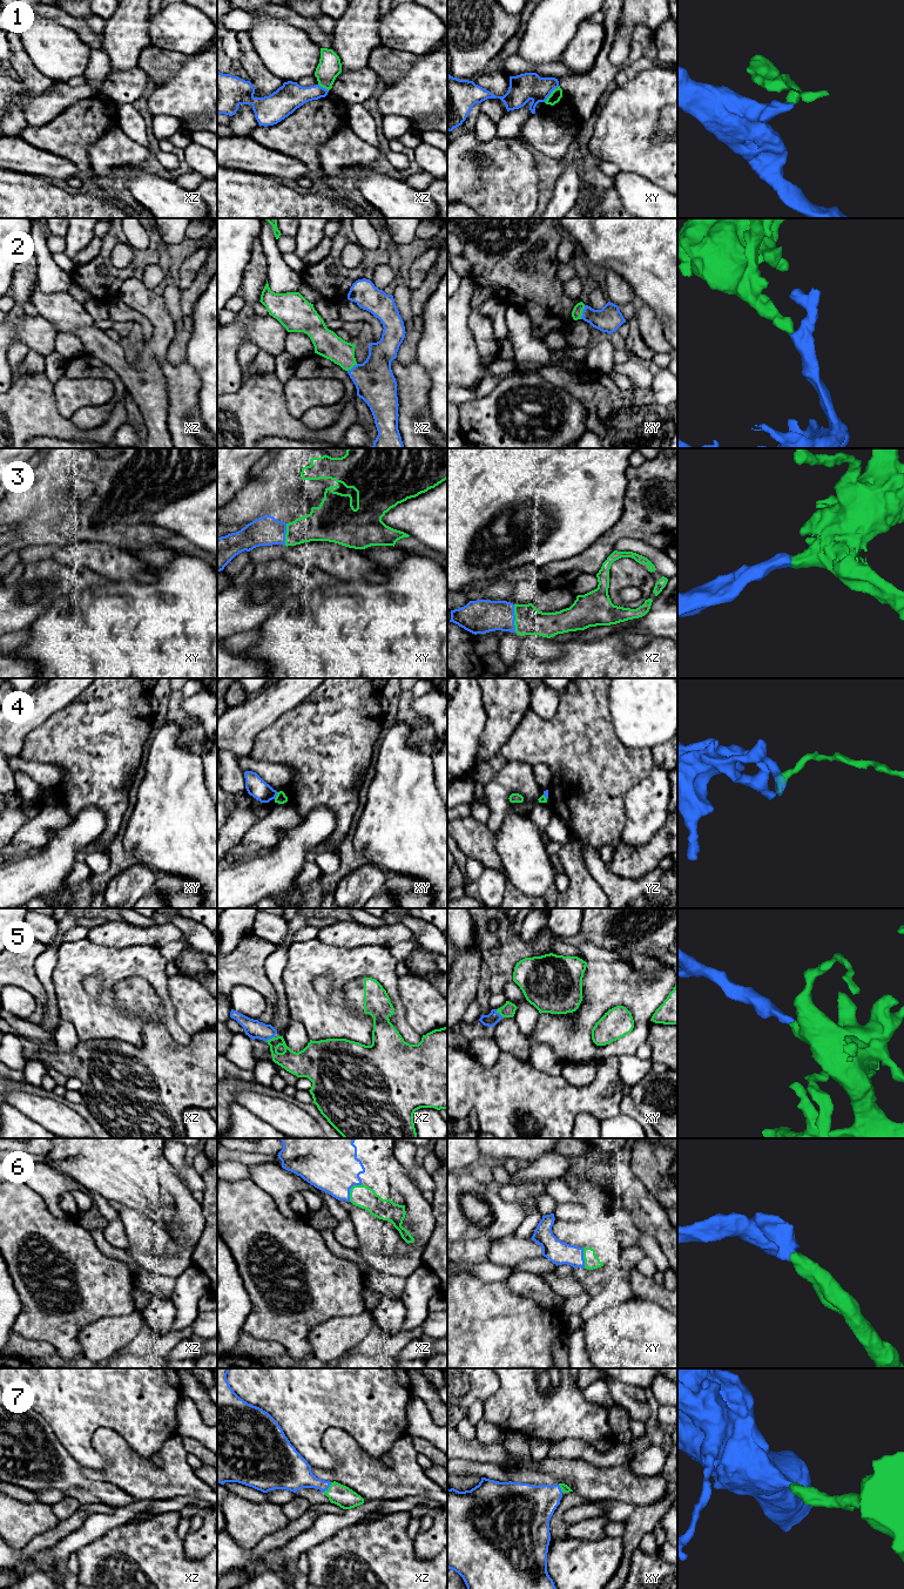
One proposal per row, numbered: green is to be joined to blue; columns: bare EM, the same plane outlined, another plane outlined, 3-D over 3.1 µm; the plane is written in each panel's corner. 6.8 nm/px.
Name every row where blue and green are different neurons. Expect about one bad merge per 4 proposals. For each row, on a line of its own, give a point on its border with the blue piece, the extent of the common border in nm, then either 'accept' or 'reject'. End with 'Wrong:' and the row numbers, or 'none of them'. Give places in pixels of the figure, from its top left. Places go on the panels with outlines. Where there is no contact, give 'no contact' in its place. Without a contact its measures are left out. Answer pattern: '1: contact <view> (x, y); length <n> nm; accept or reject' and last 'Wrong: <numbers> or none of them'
1: contact xy (551, 92); length 160 nm; reject
2: contact xy (582, 312); length 100 nm; accept
3: contact xz (514, 619); length 190 nm; accept
4: contact xy (276, 795); length 50 nm; reject
5: contact xy (498, 1013); length 80 nm; accept
6: contact xz (350, 1188); length 160 nm; accept
7: contact xz (328, 1487); length 90 nm; accept
Wrong: 1, 4

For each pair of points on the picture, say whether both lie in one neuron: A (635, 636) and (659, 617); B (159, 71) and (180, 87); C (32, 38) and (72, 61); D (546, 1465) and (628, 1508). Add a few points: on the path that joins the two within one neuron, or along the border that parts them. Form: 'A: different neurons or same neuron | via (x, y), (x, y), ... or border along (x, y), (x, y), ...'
A: same neuron | via (641, 631), (653, 623)
B: different neurons | border along (187, 58), (171, 76), (156, 85)
C: same neuron | via (41, 39), (62, 55)
D: different neurons | border along (604, 1501), (622, 1500), (636, 1506)

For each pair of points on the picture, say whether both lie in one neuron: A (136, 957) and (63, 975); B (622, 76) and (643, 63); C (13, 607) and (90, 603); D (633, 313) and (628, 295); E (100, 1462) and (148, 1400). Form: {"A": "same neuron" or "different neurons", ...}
{"A": "same neuron", "B": "same neuron", "C": "different neurons", "D": "different neurons", "E": "same neuron"}

